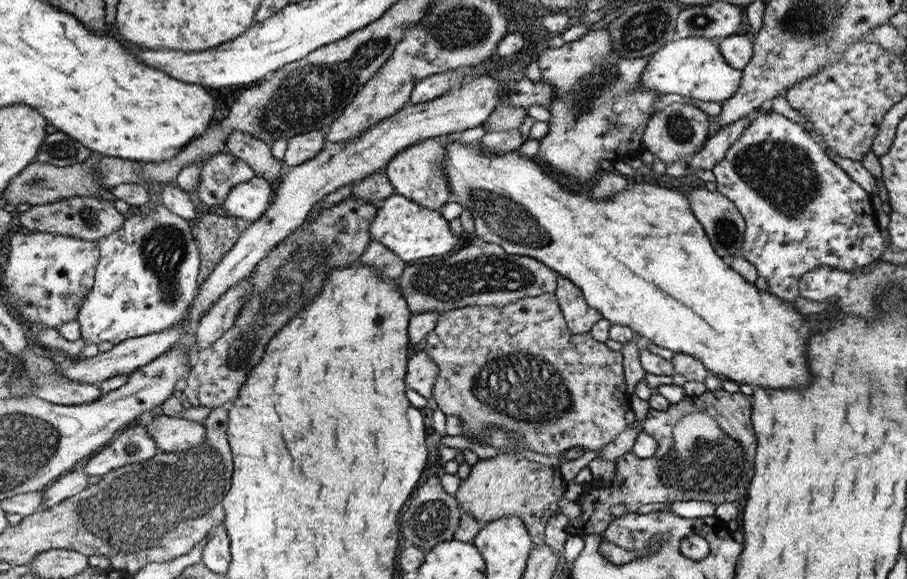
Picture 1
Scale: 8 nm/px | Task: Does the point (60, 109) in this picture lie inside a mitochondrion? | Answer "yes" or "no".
no

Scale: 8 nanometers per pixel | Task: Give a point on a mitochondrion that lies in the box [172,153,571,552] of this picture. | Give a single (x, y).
(295, 276)

